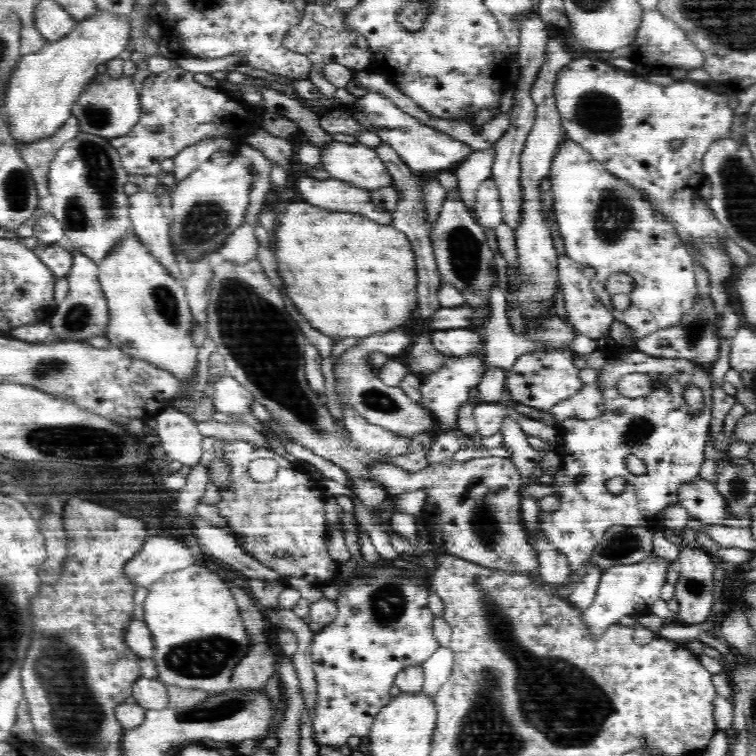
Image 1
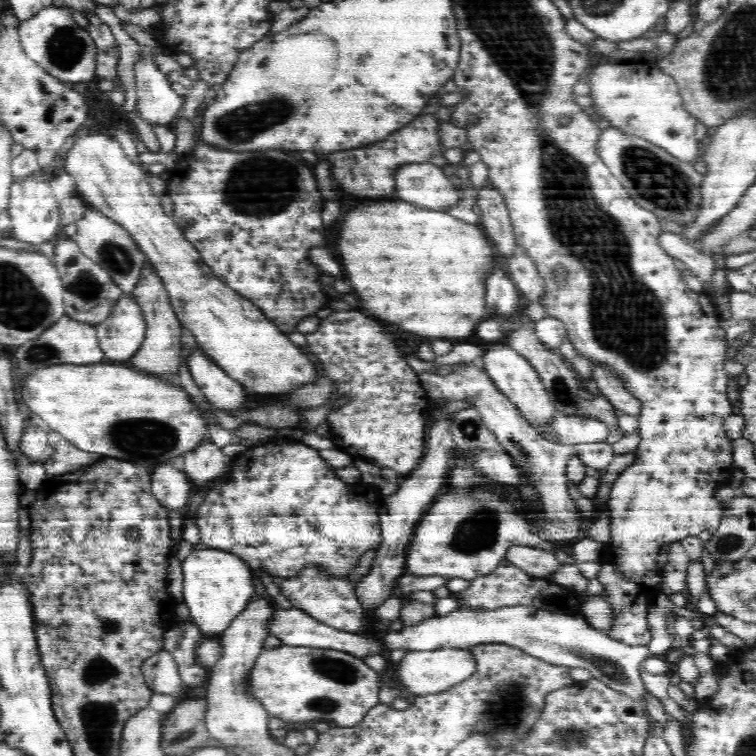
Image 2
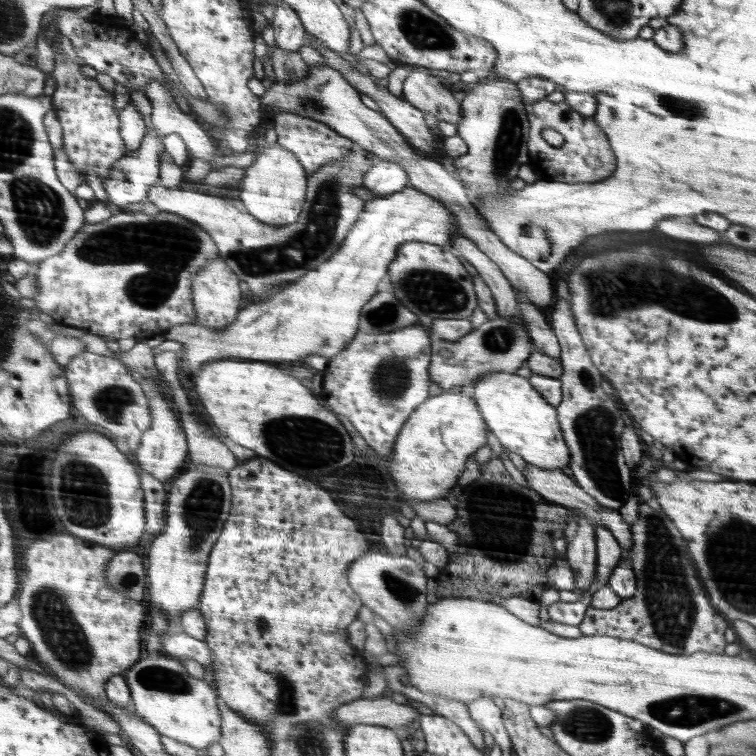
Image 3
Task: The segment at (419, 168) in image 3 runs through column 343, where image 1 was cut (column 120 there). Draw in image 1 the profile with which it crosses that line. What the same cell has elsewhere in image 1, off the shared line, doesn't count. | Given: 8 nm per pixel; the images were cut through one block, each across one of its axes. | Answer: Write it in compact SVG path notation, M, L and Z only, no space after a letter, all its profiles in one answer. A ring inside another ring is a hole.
M104 68L100 72L96 72L96 76L88 82L84 92L80 94L80 100L72 106L72 116L78 120L80 134L102 136L106 140L128 136L142 116L138 92L140 90L134 88L134 76L122 74L116 80L116 78L110 78Z

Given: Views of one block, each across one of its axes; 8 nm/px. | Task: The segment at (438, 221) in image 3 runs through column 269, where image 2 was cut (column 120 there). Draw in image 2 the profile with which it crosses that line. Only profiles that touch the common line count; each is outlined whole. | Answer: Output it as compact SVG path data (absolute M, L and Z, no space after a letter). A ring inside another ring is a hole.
M122 296L110 318L96 326L98 344L106 358L132 358L142 348L148 332L146 316L134 296Z

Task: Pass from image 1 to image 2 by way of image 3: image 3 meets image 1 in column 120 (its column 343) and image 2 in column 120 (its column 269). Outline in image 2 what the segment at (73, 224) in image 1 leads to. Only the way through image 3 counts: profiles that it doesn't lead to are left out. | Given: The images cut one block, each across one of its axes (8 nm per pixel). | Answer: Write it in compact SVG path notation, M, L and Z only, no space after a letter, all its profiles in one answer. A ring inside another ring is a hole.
M96 210L86 212L84 218L78 220L76 226L78 226L78 230L76 230L74 240L80 248L80 252L84 256L88 256L92 262L96 262L102 270L106 270L112 276L112 280L120 286L124 296L130 296L140 280L140 272L146 262L146 254L136 244L136 240L130 236L130 232L122 224L118 224L116 220L110 220Z

